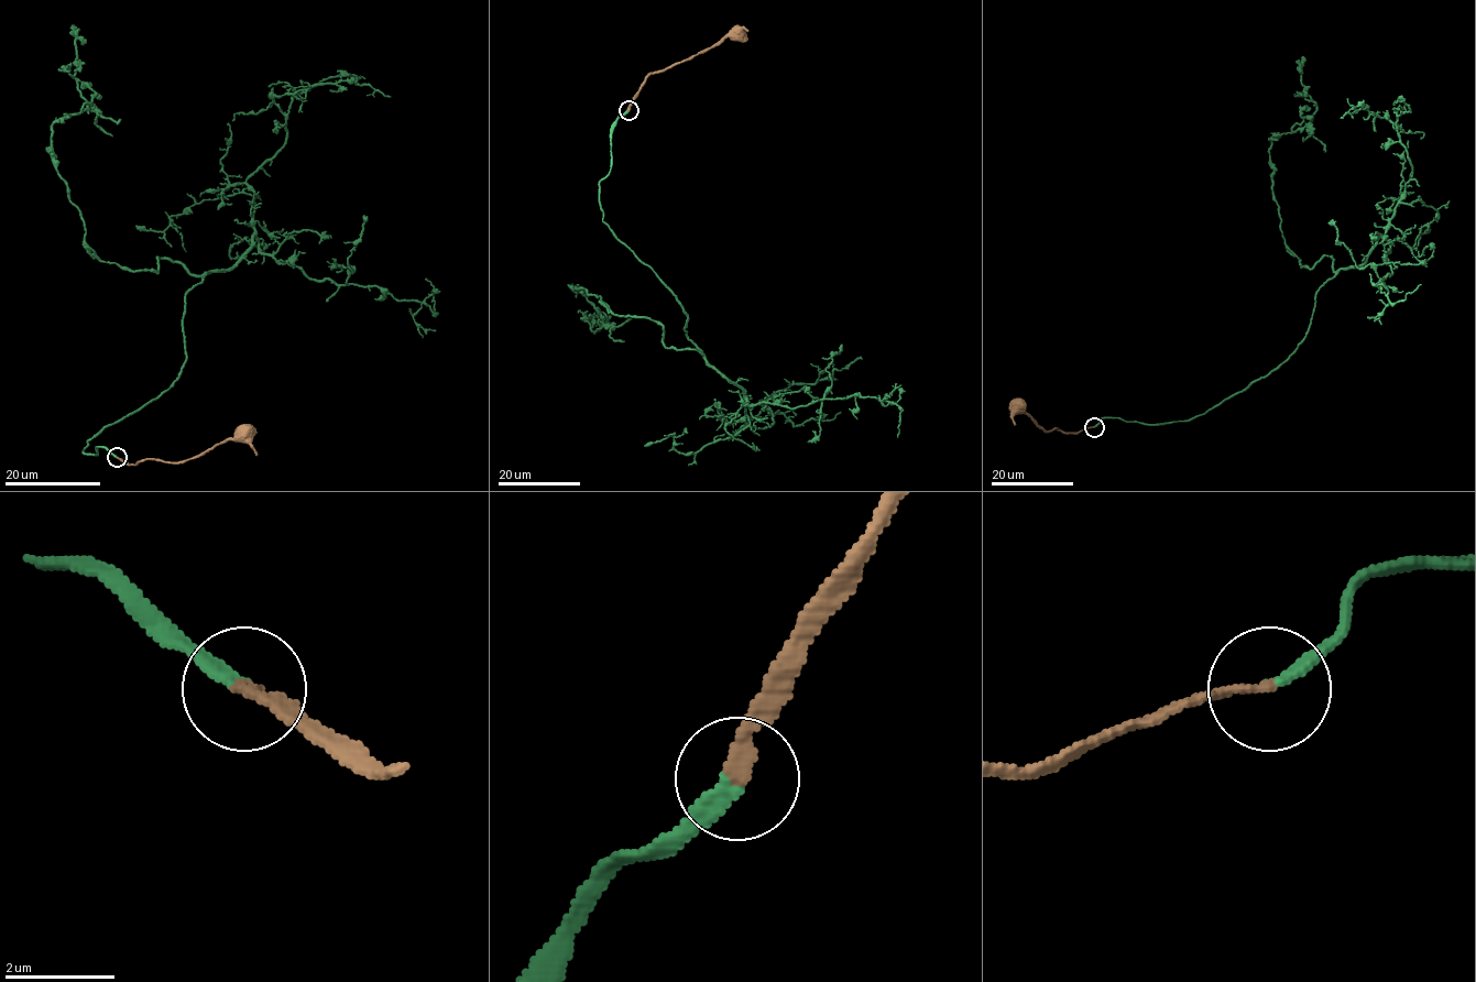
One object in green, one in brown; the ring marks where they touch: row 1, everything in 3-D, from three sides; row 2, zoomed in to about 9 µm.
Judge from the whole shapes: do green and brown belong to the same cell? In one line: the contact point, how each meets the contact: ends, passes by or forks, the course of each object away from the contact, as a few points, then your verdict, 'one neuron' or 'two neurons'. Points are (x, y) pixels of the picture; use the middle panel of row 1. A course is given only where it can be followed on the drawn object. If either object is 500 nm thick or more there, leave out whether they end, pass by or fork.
place (629, 110); green ends; brown ends; course green (627, 110), (603, 220), (701, 351), (572, 285), (602, 326), (590, 319); course brown (629, 110), (633, 98), (651, 73), (702, 53), (736, 32); one neuron

